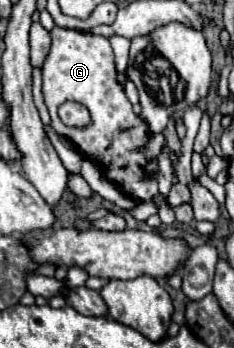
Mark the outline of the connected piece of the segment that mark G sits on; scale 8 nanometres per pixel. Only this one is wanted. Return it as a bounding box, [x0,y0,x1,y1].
[42,26,158,202]

